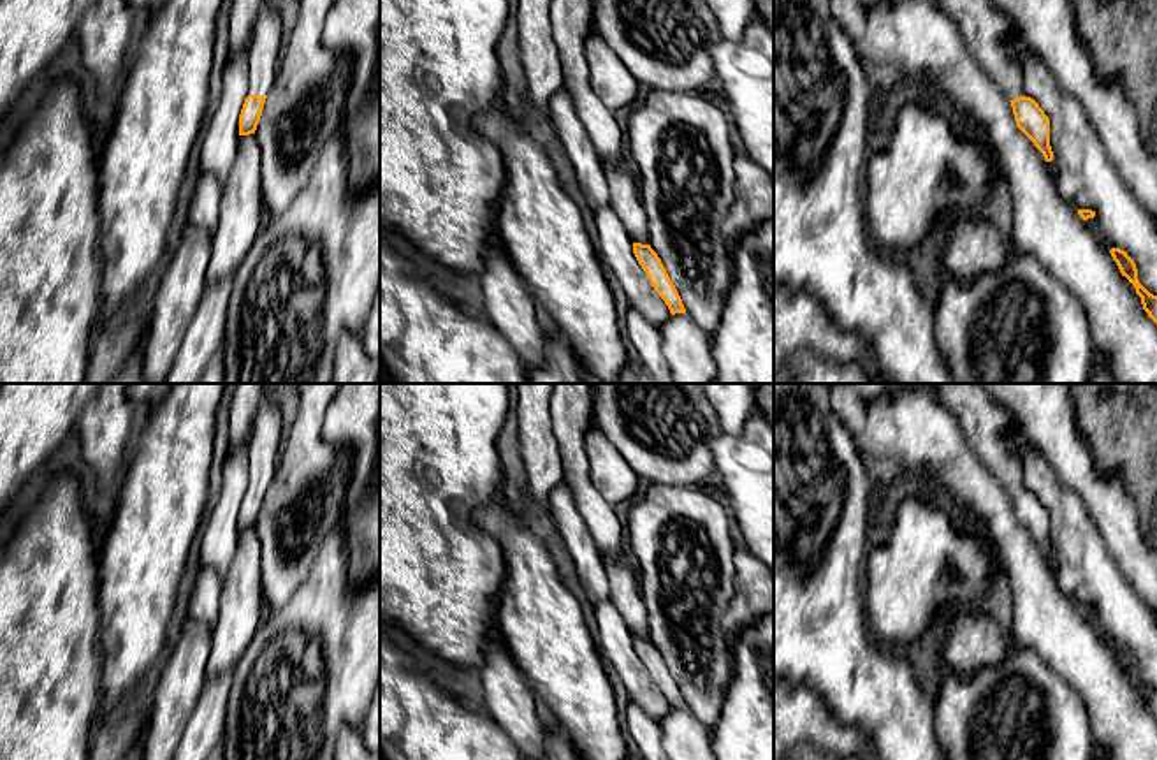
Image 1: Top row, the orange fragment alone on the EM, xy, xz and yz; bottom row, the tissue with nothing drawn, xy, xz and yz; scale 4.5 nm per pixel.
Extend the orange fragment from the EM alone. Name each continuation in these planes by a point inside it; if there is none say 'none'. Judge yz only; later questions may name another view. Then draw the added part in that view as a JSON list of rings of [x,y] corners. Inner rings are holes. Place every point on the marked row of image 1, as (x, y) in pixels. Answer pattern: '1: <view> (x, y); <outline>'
1: yz (989, 34); [[[939,0],[960,28],[962,40],[1001,91],[1023,97],[1023,58],[1029,56],[1015,21],[990,0]]]

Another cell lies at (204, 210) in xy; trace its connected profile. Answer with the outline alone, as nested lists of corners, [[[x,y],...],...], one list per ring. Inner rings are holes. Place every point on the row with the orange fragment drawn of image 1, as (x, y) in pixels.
[[[202,171],[188,209],[188,225],[206,234],[218,229],[222,183],[209,172]]]

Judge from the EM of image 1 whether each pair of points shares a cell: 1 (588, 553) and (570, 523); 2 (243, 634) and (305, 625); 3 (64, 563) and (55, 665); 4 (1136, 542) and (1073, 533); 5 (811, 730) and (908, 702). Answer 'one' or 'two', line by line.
1: one
2: two
3: one
4: two
5: two

